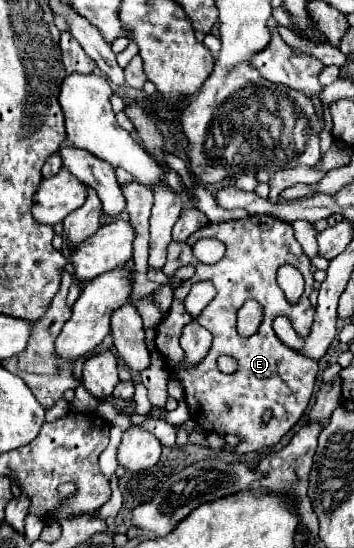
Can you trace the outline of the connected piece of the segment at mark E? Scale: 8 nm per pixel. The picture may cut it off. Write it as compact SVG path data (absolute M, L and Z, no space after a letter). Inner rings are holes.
M262 214L262 216L248 216L244 220L230 220L230 222L218 222L218 224L210 222L200 230L196 230L186 242L170 242L168 262L162 268L162 272L168 278L172 278L174 272L186 264L196 266L196 274L190 280L186 280L178 290L174 290L172 308L156 328L156 348L166 358L170 374L174 378L176 376L182 378L186 402L190 404L194 420L204 430L242 436L242 442L240 442L242 454L274 446L306 412L314 392L316 374L318 374L318 362L294 352L288 346L282 346L272 328L272 320L276 316L286 316L290 322L298 322L300 336L310 334L312 304L308 296L314 284L312 272L310 272L310 260L302 252L302 246L296 242L292 226L288 222ZM200 238L216 238L224 242L226 244L224 258L216 264L198 262L192 254L192 244L196 244L196 240ZM282 264L292 264L294 268L298 268L306 282L304 296L294 306L286 302L284 292L276 284L276 270ZM200 280L212 280L218 290L216 298L196 318L200 326L212 332L214 342L210 352L198 366L188 370L178 370L176 366L178 362L182 362L182 348L178 344L178 338L182 334L182 328L188 324L188 320L192 320L184 308L184 298L190 292L190 286ZM248 298L256 298L264 306L264 320L260 330L254 336L242 338L236 332L236 312ZM220 354L228 354L238 360L238 370L234 374L222 374L218 370L216 358ZM268 408L274 412L274 416L268 424L262 424L262 414Z

